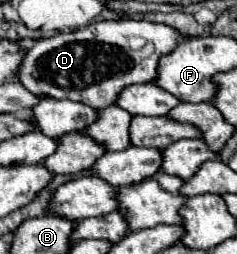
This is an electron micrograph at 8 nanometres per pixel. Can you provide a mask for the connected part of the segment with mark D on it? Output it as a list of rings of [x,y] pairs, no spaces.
[[[119,19],[119,21],[99,21],[91,23],[85,29],[71,31],[71,33],[57,33],[51,39],[39,39],[33,49],[27,51],[25,61],[19,69],[21,83],[41,97],[55,97],[55,99],[71,99],[85,103],[93,109],[105,109],[115,105],[119,93],[133,85],[133,83],[151,83],[157,79],[157,65],[163,55],[169,55],[183,39],[177,29],[161,23],[149,21],[135,21],[135,19]]]

